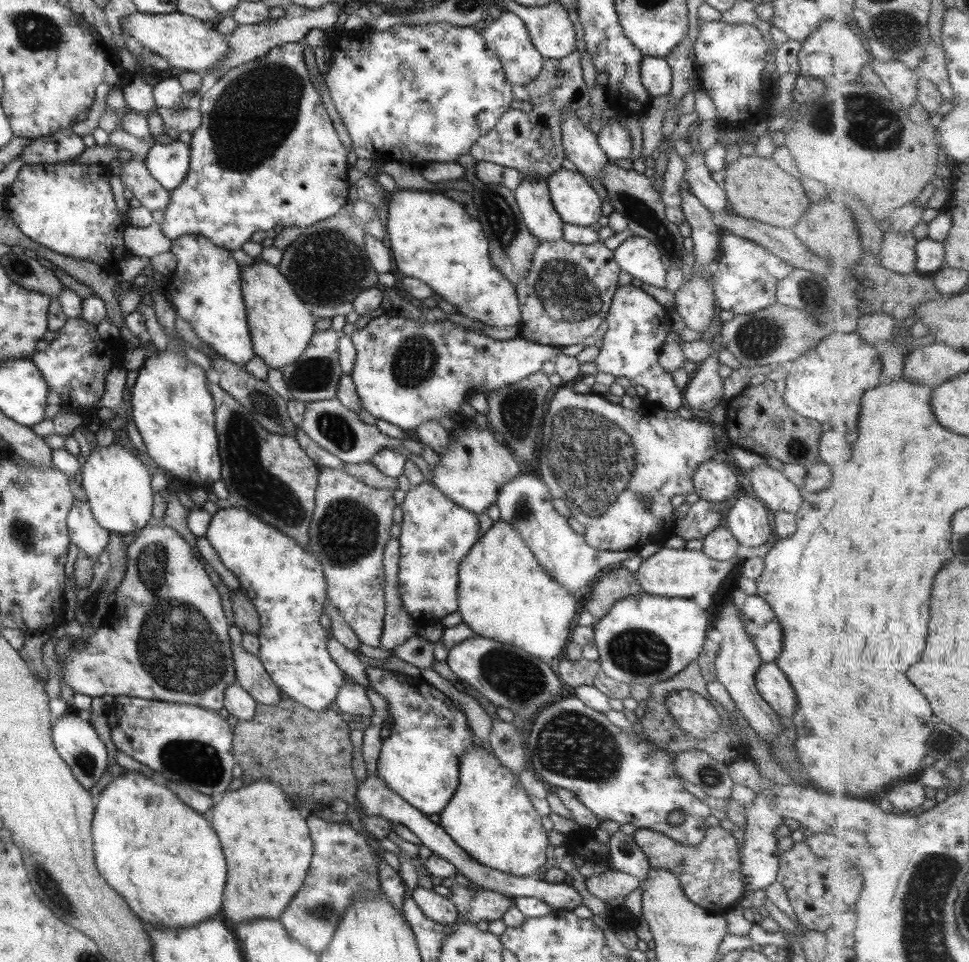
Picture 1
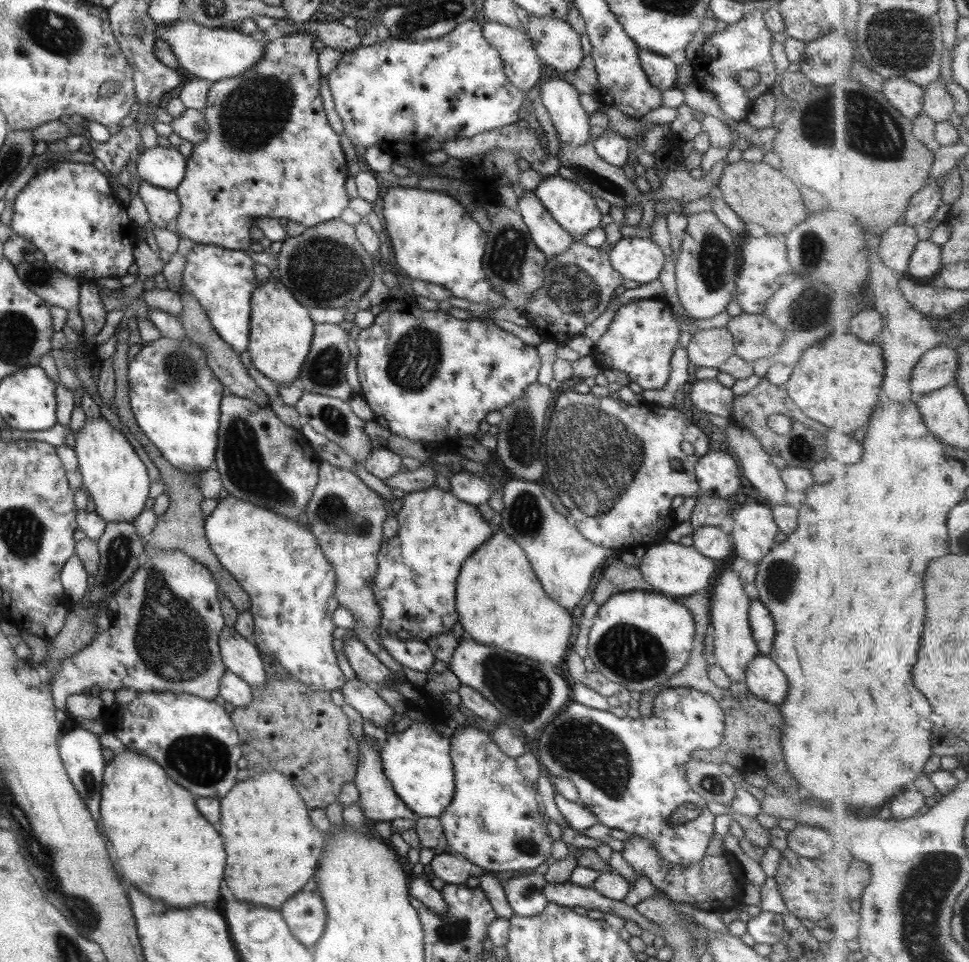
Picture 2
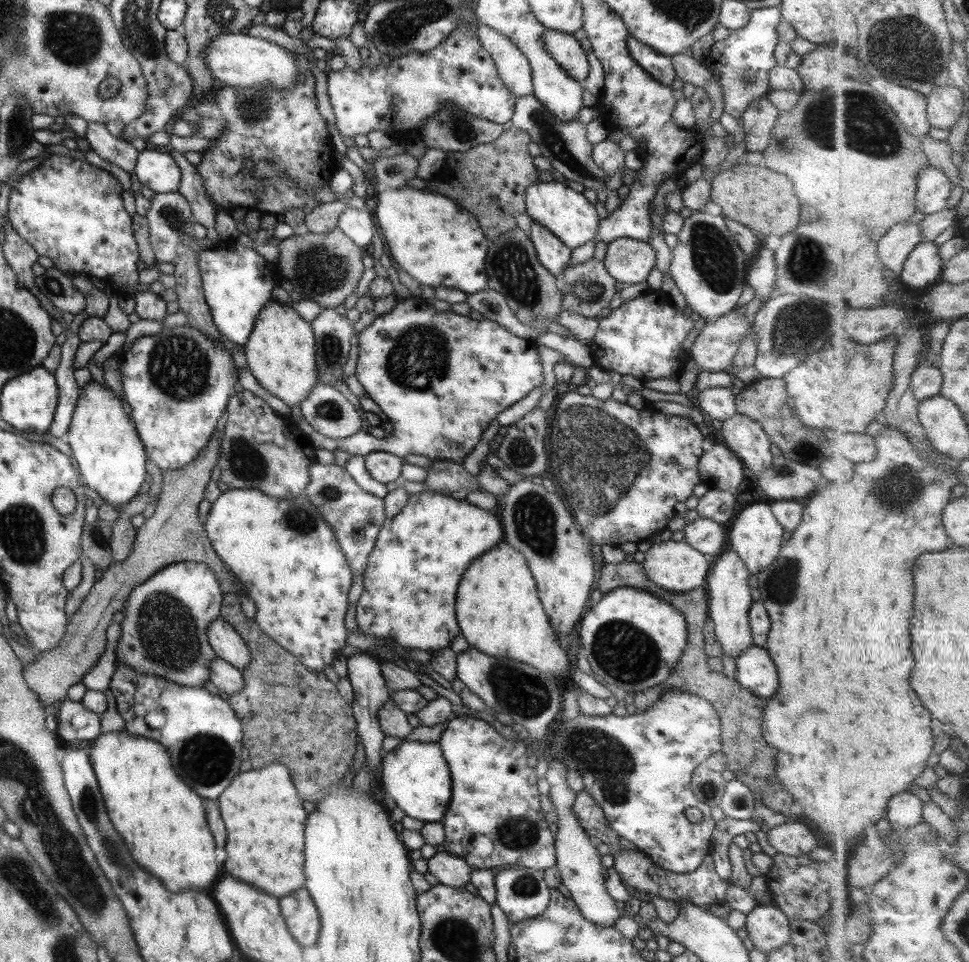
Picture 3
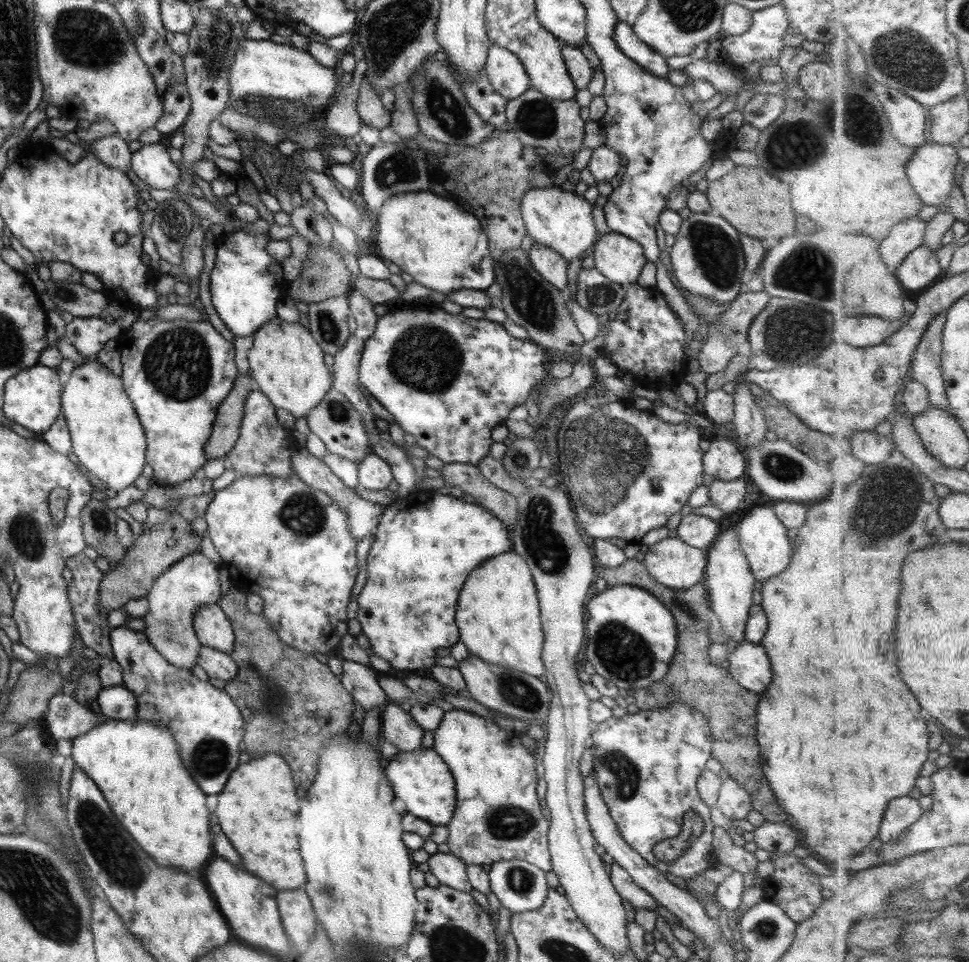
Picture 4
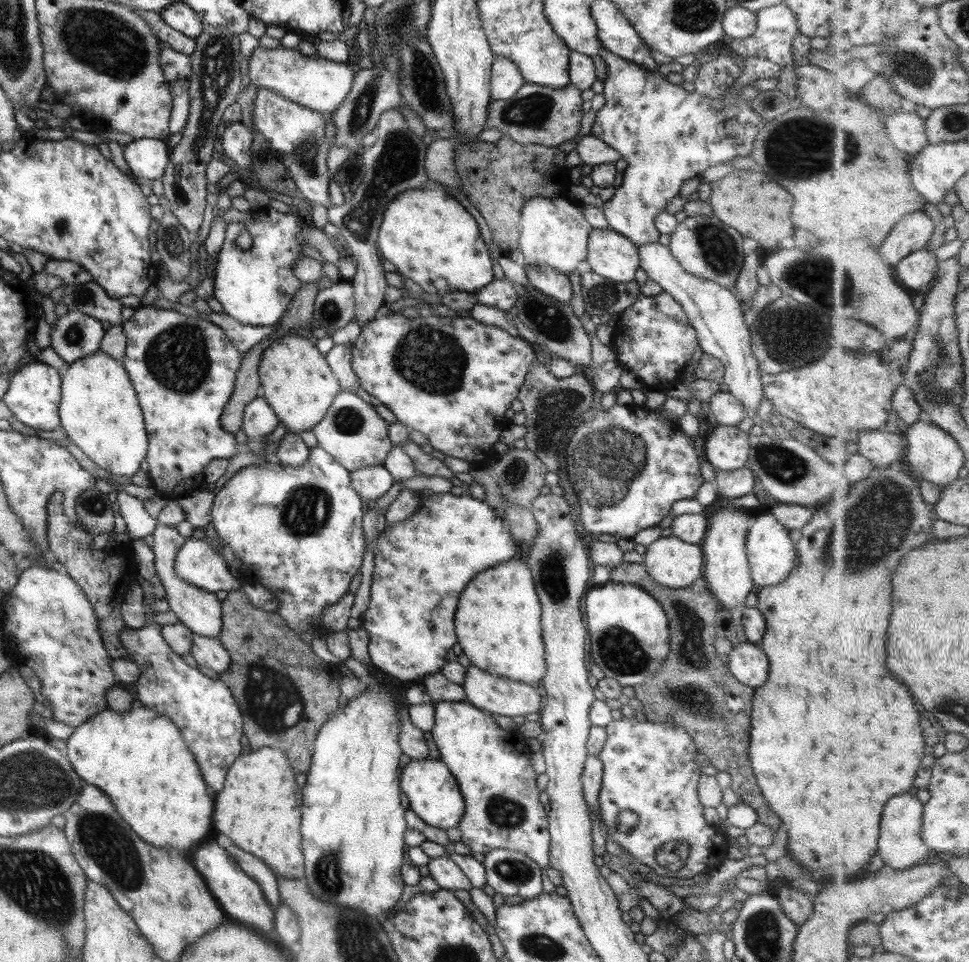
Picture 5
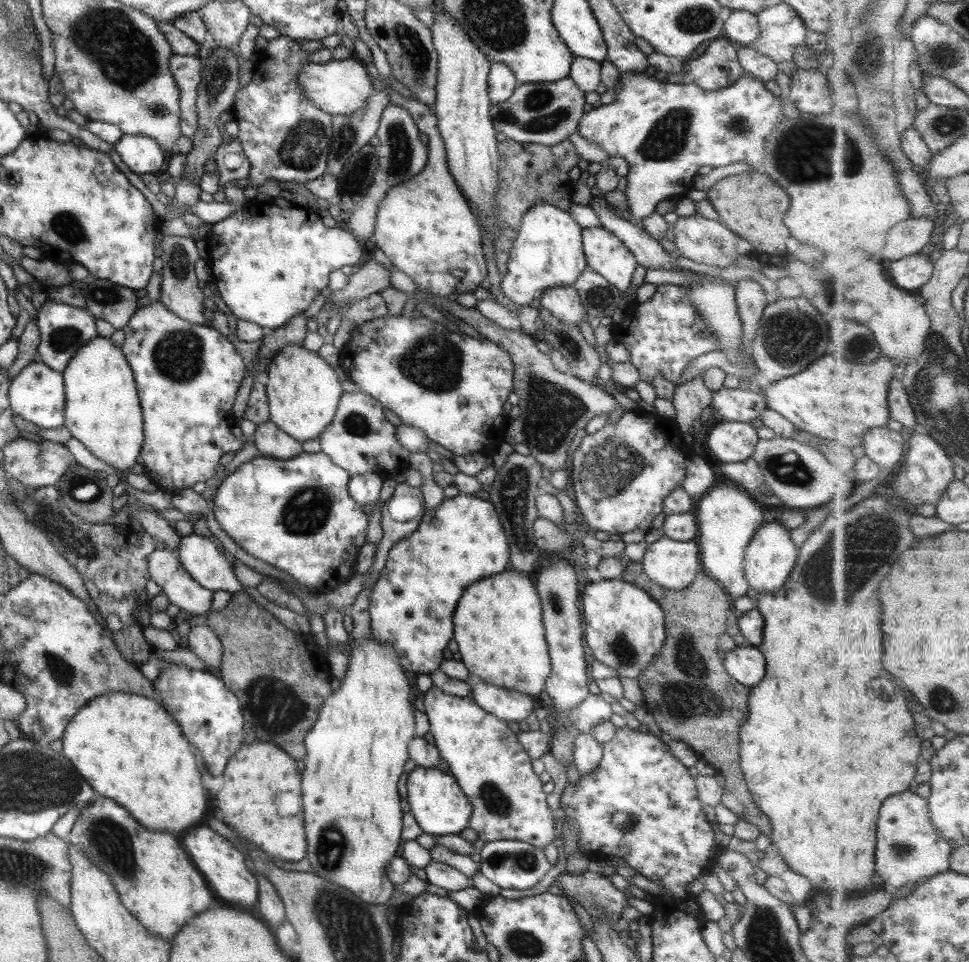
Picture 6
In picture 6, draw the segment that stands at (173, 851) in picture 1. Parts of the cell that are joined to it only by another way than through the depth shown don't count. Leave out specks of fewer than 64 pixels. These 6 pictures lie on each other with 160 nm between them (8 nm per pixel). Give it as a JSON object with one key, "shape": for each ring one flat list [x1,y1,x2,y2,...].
{"shape":[[112,692,97,695,90,698,74,715,69,719,69,722,65,725,62,737,62,749,60,753,69,760,73,765,73,768,87,781,87,784,91,786,95,795,103,796,105,798,111,798,119,806,122,806,141,826,149,828,149,830,177,832,177,834,183,834,183,830,187,830,189,827,195,827,201,824,202,814,205,812,205,794,203,794,203,786,201,786,201,780,199,775,199,768,197,768,197,762,195,762,195,756,191,753,192,749,189,746,189,742,182,735,180,726,169,716,168,712,163,708,160,701,156,698,142,697,138,694,129,694,126,692]]}

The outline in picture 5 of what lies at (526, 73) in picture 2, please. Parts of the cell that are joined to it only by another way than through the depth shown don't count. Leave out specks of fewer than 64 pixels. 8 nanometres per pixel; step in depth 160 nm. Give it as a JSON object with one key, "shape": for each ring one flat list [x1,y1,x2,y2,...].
{"shape":[[494,58,490,69,490,101,511,98,523,84,523,77,509,59]]}

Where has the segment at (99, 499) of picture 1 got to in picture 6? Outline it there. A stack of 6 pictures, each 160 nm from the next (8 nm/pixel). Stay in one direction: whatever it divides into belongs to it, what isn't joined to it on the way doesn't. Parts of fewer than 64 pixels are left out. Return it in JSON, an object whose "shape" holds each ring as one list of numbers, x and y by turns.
{"shape":[[109,337,90,338,73,353,65,370,61,372,61,376,64,382,65,399,62,426,99,460,103,460,120,472,129,471,136,464,135,457,141,450,143,438,142,412,133,373,121,349,115,346]]}

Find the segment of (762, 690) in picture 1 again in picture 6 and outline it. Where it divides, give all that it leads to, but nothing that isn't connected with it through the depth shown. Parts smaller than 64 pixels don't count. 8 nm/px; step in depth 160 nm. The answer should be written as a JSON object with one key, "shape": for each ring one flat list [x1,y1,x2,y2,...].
{"shape":[[736,647,725,653,722,665,726,673,739,684,751,688,765,674,765,661,755,647]]}

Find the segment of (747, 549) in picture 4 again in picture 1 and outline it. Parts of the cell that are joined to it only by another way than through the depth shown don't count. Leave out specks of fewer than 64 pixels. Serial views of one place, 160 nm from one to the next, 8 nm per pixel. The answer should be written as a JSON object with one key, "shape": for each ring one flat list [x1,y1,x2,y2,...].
{"shape":[[741,494,729,509,726,529,739,545,759,547,772,533,770,514,761,500]]}

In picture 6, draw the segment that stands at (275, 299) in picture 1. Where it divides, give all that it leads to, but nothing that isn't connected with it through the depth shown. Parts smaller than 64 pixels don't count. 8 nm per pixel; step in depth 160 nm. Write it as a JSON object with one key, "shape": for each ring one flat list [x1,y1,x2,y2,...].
{"shape":[[284,346,269,363,262,378,265,382,268,402,268,419,297,442,318,440,322,430,332,421,340,396,344,393,333,368,329,367,317,352,311,352,302,346]]}

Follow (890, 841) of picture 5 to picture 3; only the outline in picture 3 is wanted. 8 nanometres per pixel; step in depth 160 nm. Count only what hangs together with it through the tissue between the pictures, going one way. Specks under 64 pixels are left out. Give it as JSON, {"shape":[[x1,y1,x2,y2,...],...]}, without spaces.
{"shape":[[912,792,897,794,891,797,887,816,892,829,911,829,924,821,924,802]]}

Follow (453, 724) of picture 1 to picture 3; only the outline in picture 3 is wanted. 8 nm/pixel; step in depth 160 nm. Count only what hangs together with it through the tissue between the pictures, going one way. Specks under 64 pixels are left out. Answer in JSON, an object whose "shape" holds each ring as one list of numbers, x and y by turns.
{"shape":[[403,741,387,753,383,753,379,768,380,792,385,799,400,808,405,816,425,822,440,822,451,798,452,781,448,766,443,760,437,742]]}

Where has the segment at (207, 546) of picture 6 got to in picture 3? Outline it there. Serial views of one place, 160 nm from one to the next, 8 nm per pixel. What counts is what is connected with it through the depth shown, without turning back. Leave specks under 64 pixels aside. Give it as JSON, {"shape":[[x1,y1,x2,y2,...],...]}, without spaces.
{"shape":[[175,562,165,566,130,592,117,618,121,637,115,647,115,664,123,663,138,673,155,675,183,686,203,687,209,678,208,662,216,657,205,637,206,626,209,621,220,616,222,595,213,572,200,562]]}

